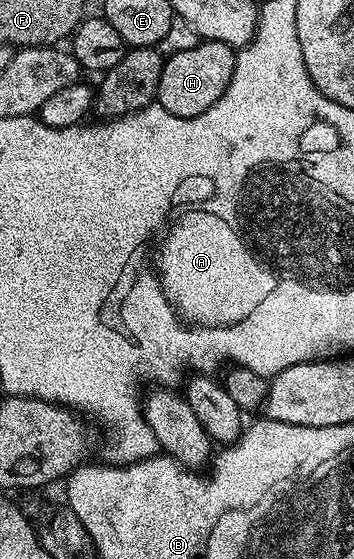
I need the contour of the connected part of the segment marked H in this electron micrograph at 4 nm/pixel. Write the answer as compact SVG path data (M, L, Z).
M207 40L197 43L197 46L188 46L177 54L169 53L164 59L162 80L158 80L156 102L179 118L193 118L206 112L206 108L210 108L210 104L217 102L222 92L226 92L234 76L237 51L233 47Z

